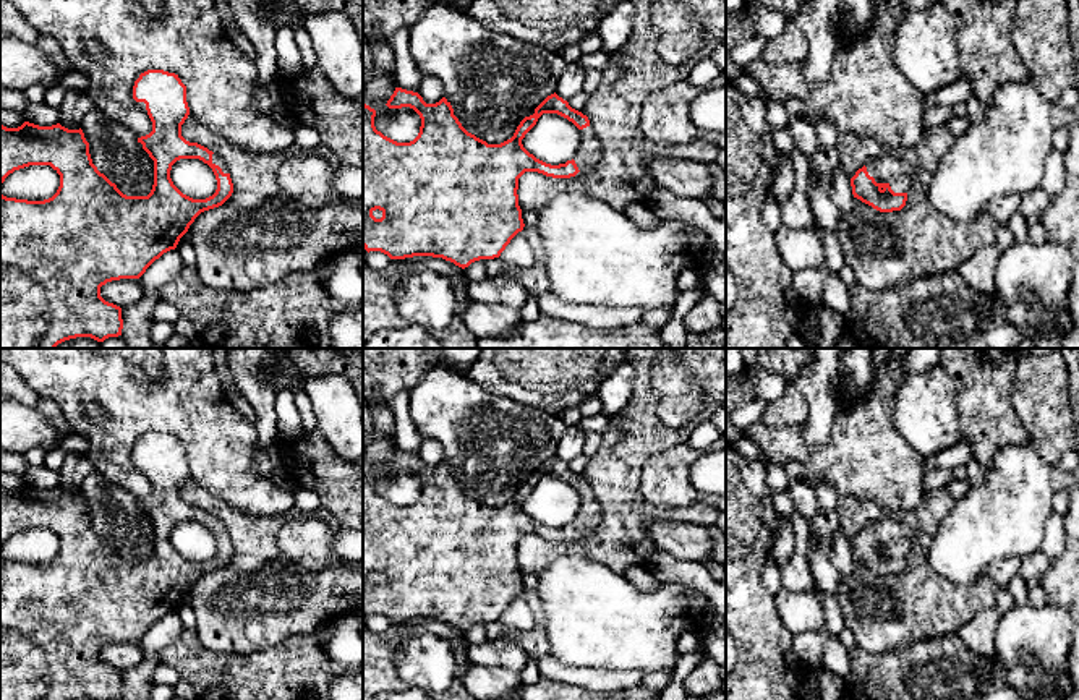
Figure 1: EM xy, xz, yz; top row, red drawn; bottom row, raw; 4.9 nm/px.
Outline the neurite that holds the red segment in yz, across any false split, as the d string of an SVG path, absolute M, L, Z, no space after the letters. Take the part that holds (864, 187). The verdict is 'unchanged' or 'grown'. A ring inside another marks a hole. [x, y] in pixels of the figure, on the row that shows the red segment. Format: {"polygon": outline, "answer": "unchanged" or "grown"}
{"polygon": "M886 151L851 178L852 194L880 212L901 211L911 190L911 173L901 157Z", "answer": "grown"}

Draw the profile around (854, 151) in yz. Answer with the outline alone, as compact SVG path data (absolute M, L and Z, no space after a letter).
M841 133L836 143L839 167L852 178L870 159L880 157L886 149L875 139L854 133Z

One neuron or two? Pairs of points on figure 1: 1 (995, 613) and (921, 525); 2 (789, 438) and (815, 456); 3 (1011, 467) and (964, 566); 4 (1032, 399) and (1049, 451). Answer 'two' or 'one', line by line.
1: two
2: one
3: one
4: one

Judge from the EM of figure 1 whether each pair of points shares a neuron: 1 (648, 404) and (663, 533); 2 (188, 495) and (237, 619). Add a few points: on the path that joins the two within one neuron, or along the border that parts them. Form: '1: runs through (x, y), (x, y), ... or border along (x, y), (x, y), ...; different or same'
1: border along (699, 524), (653, 519), (645, 530); different
2: runs through (224, 514), (243, 533), (243, 584); same

